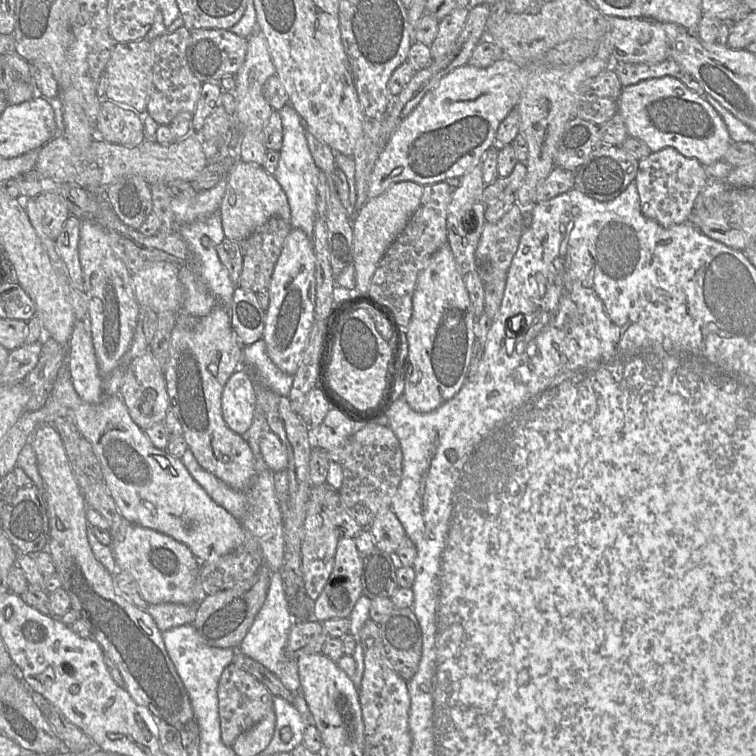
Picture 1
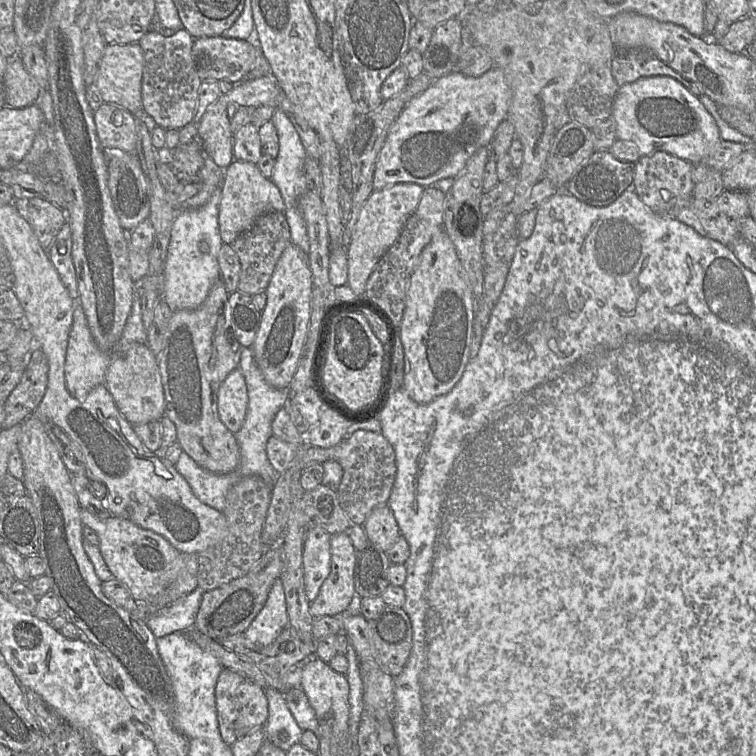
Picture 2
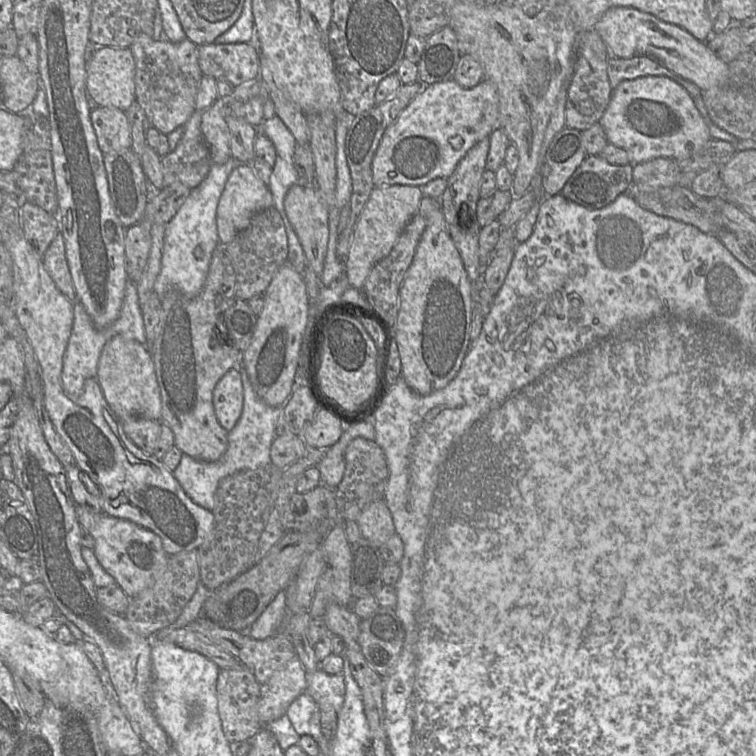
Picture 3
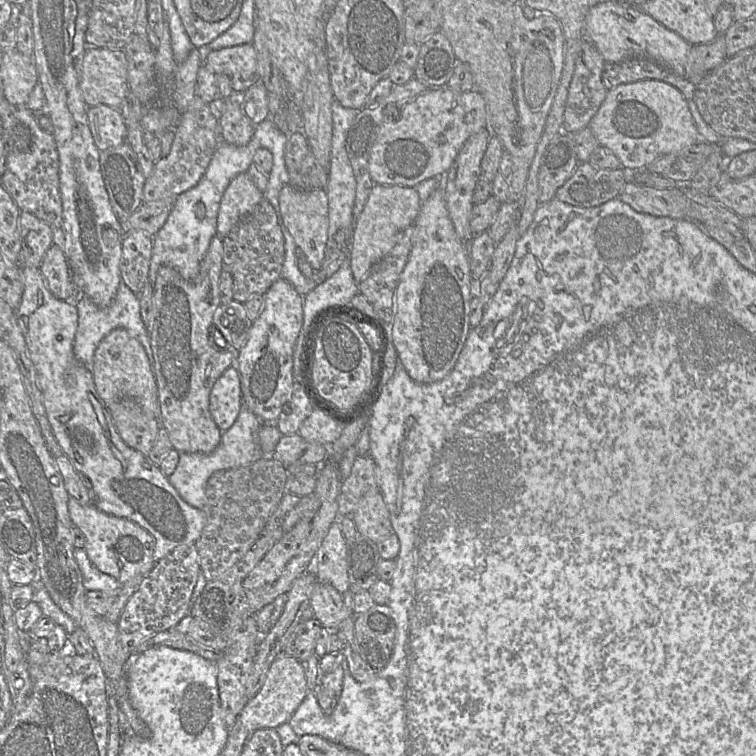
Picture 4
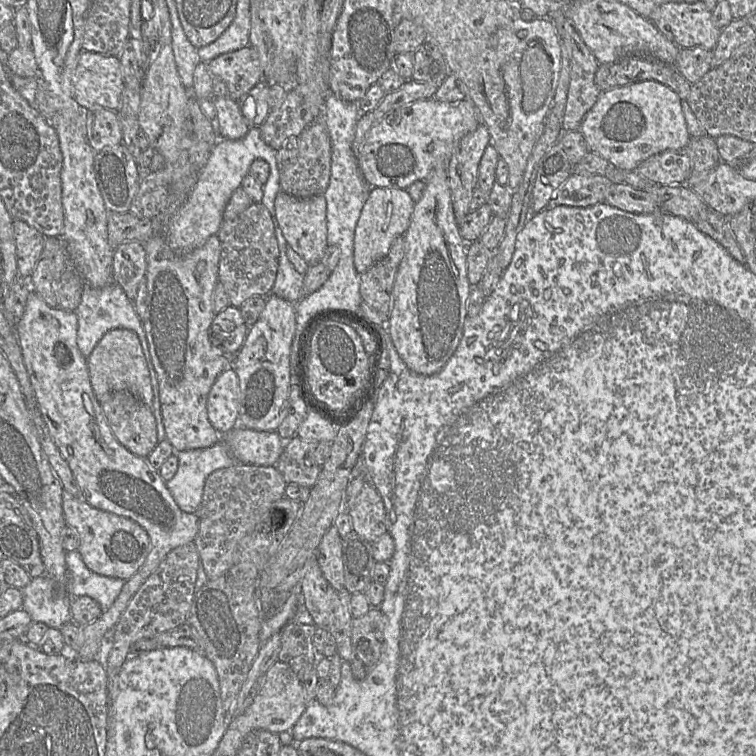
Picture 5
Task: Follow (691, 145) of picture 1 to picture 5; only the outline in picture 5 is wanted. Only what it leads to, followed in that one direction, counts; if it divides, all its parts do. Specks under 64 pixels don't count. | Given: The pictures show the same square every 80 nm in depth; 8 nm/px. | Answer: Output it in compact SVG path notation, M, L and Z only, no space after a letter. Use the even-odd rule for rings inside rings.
M655 80L613 88L600 94L585 115L579 131L590 152L599 154L616 168L633 171L655 154L687 147L691 136L681 104L675 91Z

